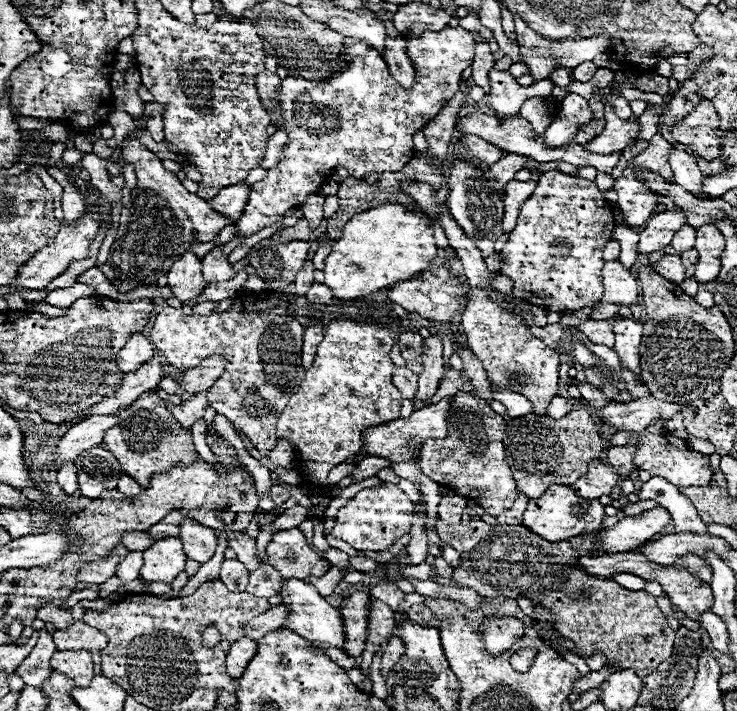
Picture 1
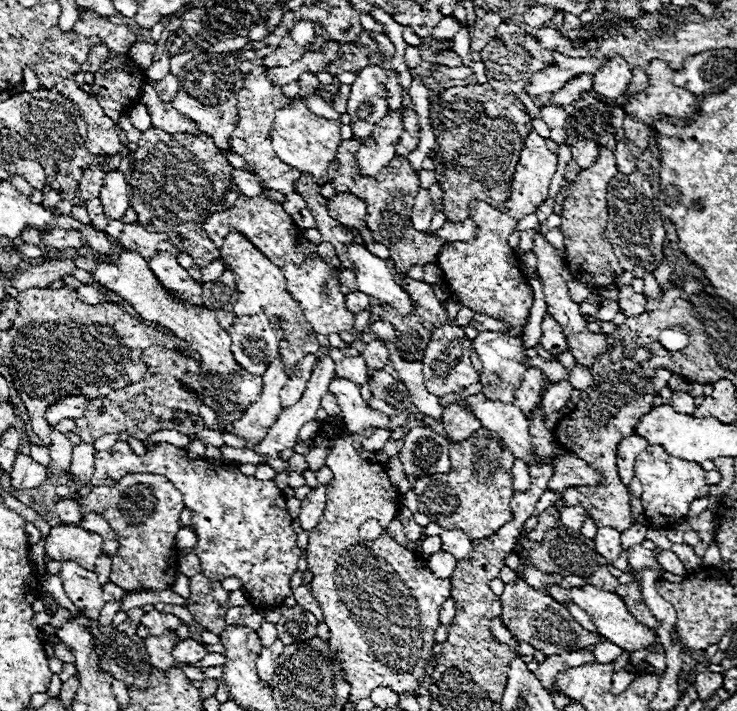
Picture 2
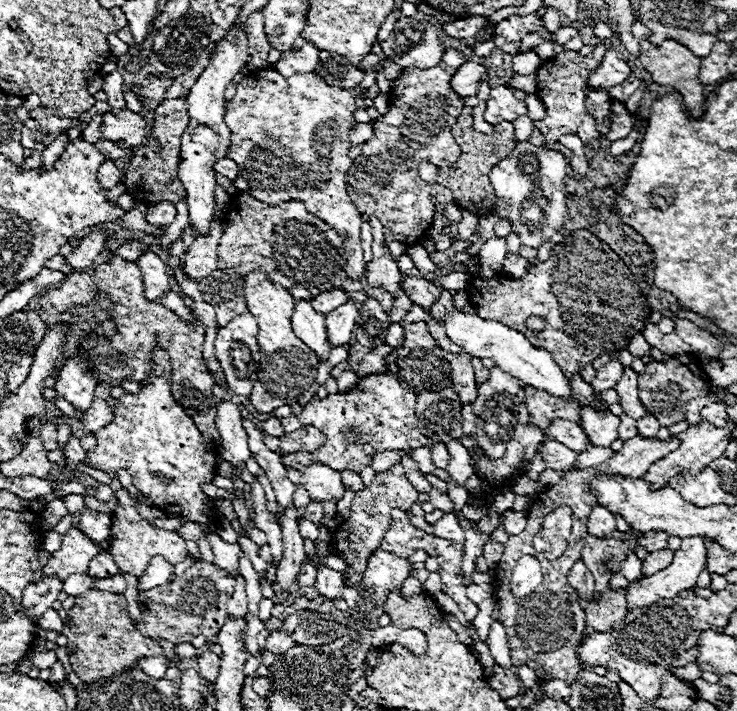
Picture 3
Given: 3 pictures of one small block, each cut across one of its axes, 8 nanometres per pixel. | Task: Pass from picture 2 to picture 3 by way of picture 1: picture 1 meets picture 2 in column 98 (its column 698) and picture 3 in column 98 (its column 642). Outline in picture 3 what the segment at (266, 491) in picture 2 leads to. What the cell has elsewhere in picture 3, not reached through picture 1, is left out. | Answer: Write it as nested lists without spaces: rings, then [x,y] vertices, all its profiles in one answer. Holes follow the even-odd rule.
[[[160,348],[154,350],[154,376],[142,384],[140,394],[126,394],[124,398],[120,398],[116,402],[116,410],[114,410],[114,420],[102,428],[102,432],[96,432],[96,446],[94,450],[90,450],[86,454],[86,464],[90,468],[102,470],[106,474],[116,472],[116,470],[128,470],[132,476],[132,484],[146,494],[164,514],[174,514],[174,516],[186,516],[190,522],[194,524],[220,524],[220,514],[218,514],[218,506],[214,504],[214,500],[210,496],[204,494],[202,486],[204,484],[212,484],[214,476],[216,476],[216,462],[218,462],[218,448],[212,446],[210,442],[204,440],[204,436],[200,434],[200,430],[194,426],[194,420],[182,410],[182,406],[178,406],[172,400],[170,394],[170,360],[168,354]],[[152,472],[158,472],[166,478],[170,478],[166,484],[158,482],[152,478]]]

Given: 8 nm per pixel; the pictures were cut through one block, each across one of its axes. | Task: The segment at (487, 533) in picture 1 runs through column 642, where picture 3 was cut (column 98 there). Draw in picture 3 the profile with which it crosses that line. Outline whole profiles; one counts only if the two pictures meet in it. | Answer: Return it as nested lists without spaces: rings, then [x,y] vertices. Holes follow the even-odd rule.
[[[88,590],[86,594],[76,598],[76,606],[68,610],[68,618],[76,624],[65,624],[62,631],[68,639],[67,648],[72,653],[69,654],[69,661],[76,675],[88,676],[88,680],[114,676],[140,658],[158,656],[164,652],[158,642],[136,632],[128,616],[124,596],[102,590]]]

